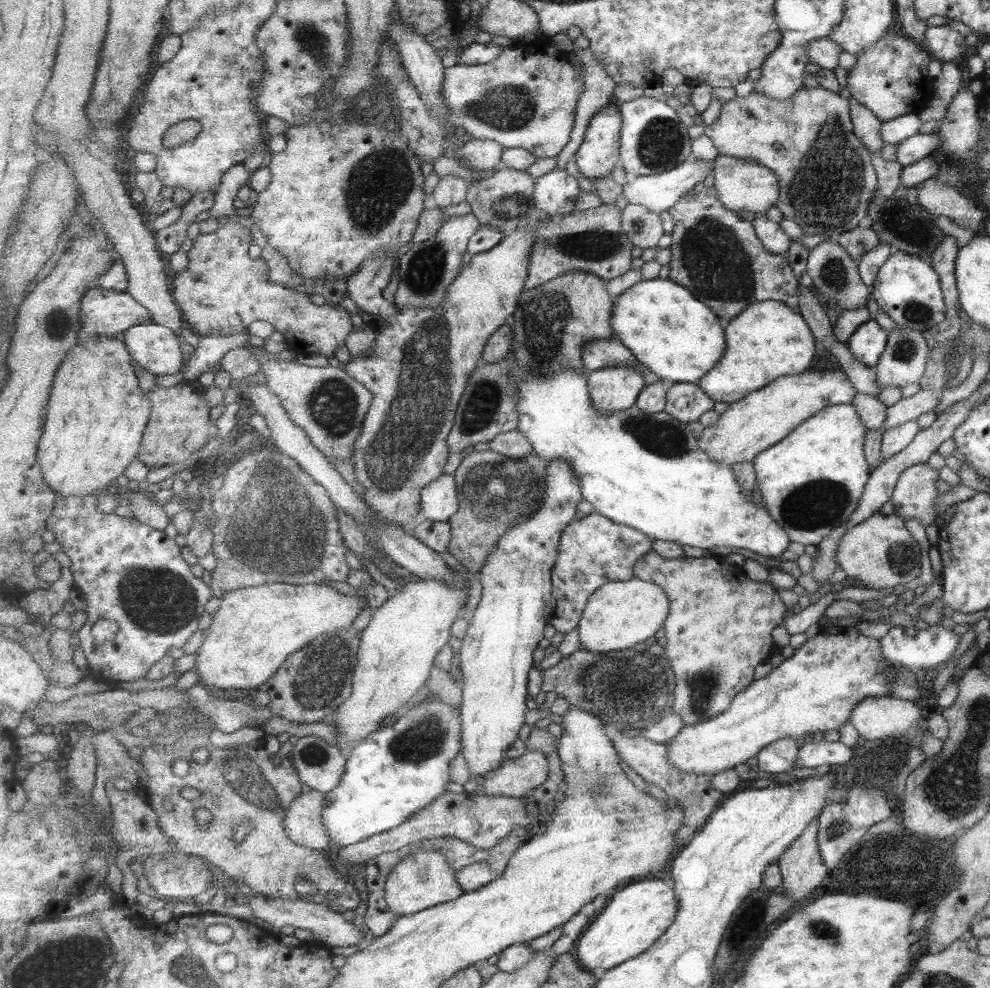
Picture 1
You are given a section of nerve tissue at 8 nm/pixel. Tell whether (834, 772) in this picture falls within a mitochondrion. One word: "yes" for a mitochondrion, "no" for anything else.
no

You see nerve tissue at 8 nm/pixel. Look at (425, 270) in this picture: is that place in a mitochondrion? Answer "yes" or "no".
yes

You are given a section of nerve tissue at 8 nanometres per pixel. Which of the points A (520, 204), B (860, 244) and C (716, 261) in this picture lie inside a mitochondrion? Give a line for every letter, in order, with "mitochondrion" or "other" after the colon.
A: mitochondrion
B: mitochondrion
C: mitochondrion

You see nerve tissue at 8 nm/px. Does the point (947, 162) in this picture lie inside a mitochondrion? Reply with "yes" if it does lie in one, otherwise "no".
yes

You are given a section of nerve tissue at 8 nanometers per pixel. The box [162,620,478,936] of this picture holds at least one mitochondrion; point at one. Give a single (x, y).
(318, 677)

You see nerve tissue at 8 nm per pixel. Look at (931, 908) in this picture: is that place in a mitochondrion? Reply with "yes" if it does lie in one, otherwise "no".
no

